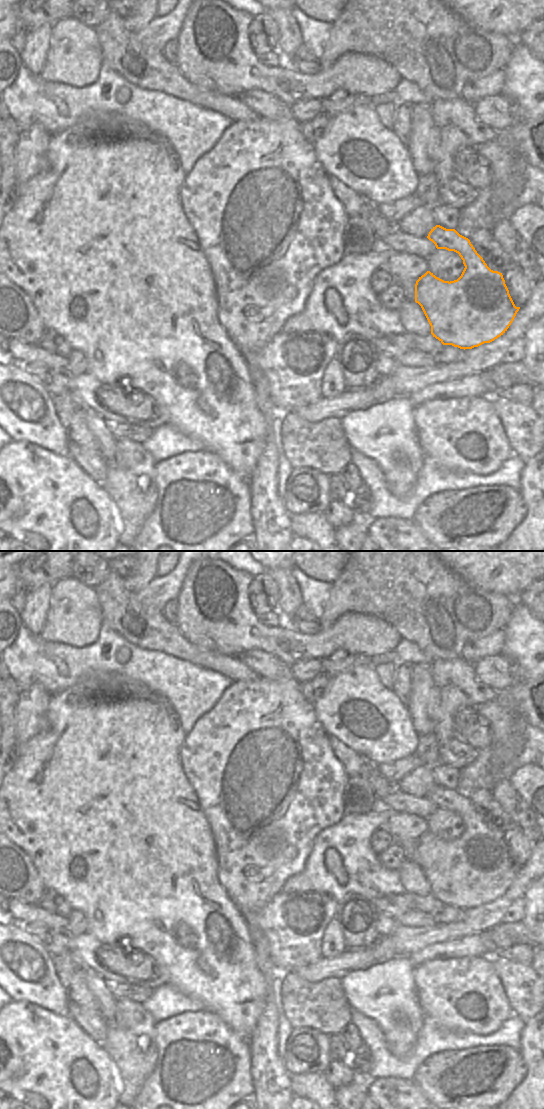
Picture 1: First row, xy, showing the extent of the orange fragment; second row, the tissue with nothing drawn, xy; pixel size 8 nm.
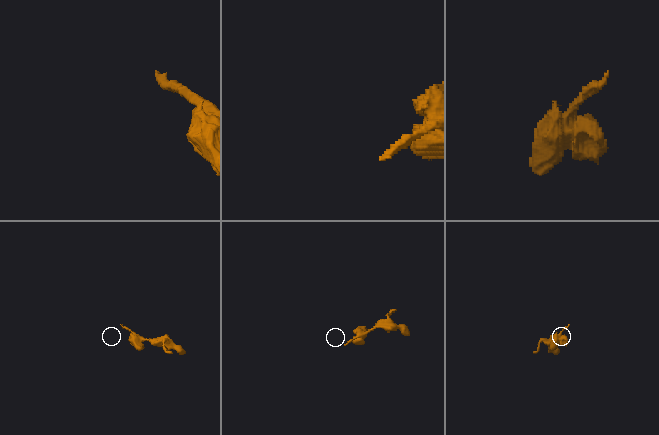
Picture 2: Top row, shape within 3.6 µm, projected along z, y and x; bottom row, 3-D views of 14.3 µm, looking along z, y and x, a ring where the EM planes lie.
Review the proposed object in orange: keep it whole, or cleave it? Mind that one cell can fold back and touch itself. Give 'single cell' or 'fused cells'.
fused cells

